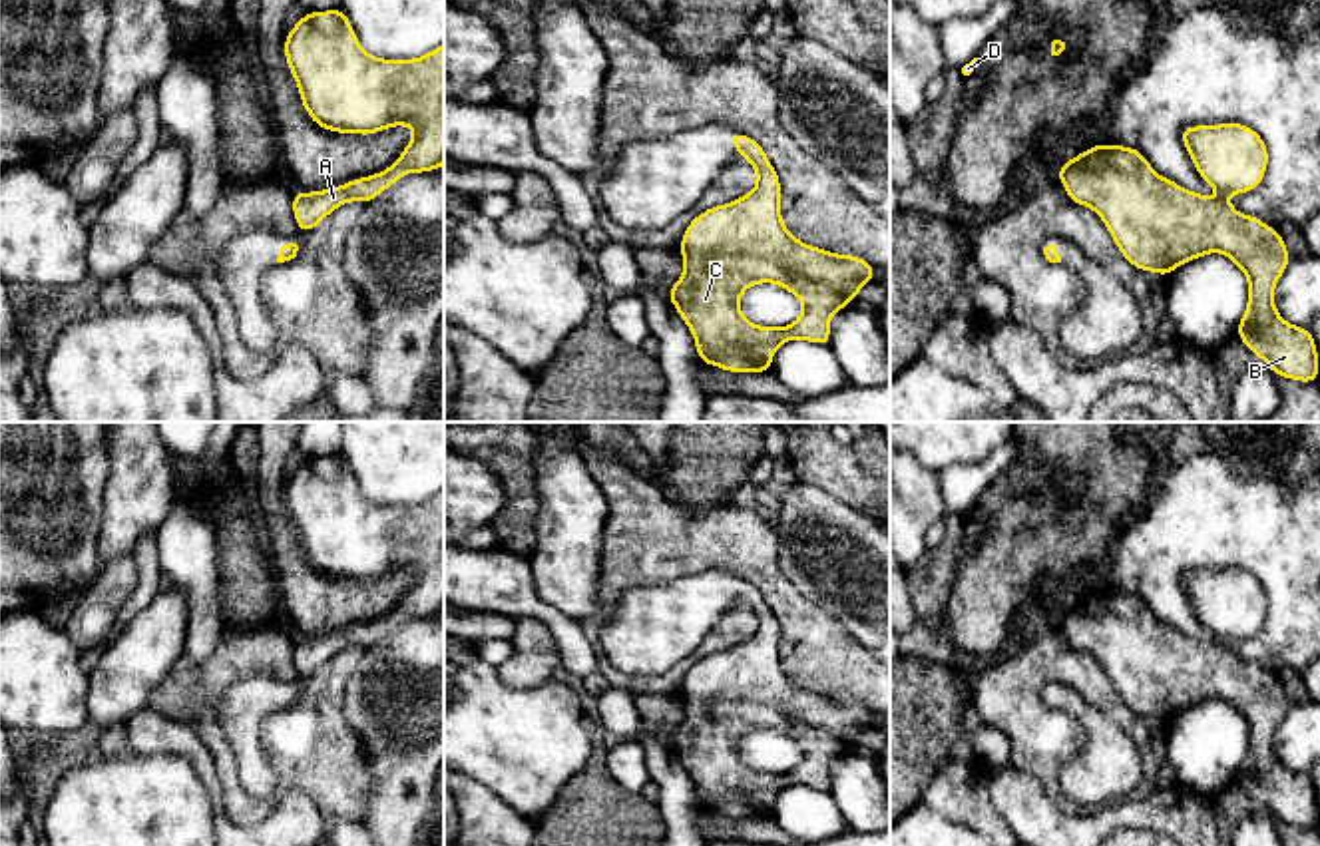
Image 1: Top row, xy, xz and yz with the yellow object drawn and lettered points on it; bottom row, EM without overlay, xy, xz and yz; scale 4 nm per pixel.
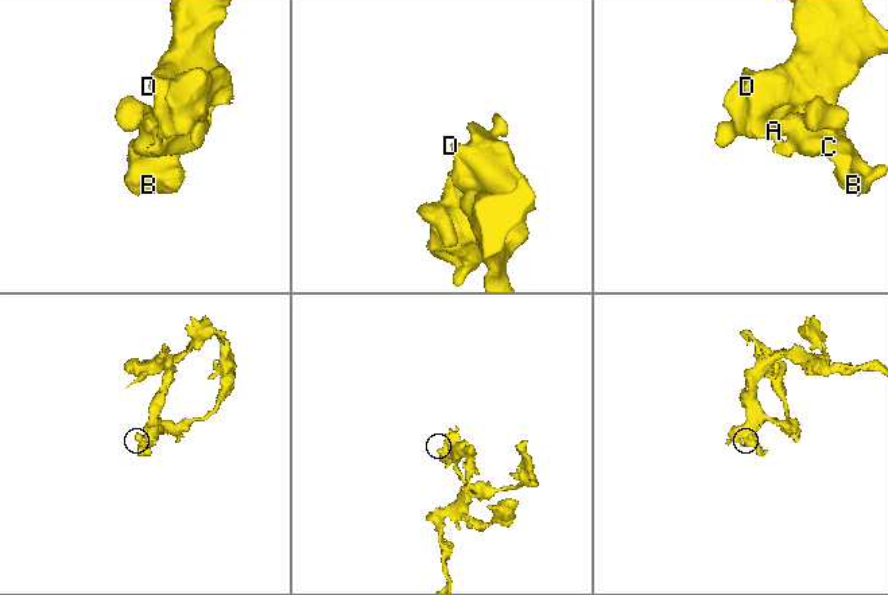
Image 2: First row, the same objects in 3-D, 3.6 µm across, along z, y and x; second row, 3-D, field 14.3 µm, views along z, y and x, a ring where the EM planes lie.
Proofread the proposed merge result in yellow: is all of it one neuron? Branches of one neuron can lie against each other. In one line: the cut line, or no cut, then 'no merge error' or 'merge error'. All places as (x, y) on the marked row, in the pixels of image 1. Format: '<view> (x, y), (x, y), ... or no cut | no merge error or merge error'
no cut | no merge error

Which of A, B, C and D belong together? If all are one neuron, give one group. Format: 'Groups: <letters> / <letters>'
Groups: A B C D

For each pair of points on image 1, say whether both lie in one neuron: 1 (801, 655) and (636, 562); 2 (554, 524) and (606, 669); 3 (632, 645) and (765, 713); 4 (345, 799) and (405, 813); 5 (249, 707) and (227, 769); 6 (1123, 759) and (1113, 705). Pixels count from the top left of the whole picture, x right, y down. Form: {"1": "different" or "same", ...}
{"1": "same", "2": "different", "3": "same", "4": "different", "5": "different", "6": "different"}

